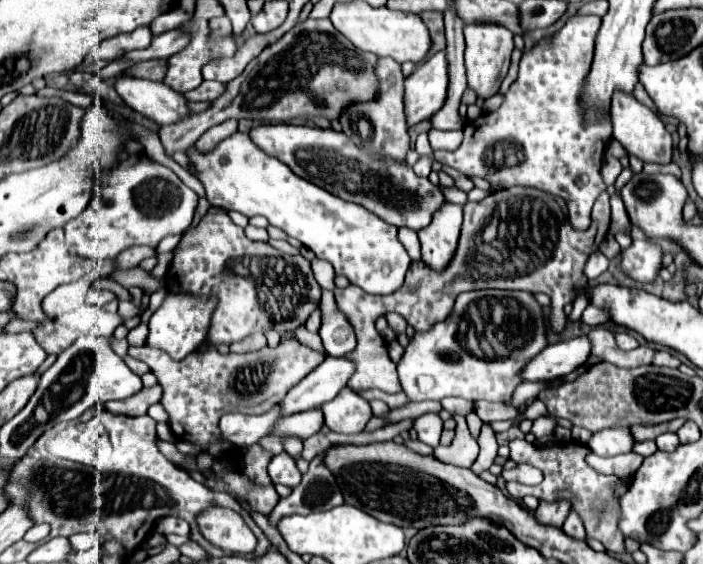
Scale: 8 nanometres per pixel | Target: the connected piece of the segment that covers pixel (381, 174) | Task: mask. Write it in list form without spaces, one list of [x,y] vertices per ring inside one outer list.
[[[267,124],[251,130],[251,140],[267,154],[279,158],[297,176],[325,188],[327,192],[365,206],[369,212],[377,214],[385,222],[397,228],[421,230],[429,226],[433,214],[443,206],[445,196],[439,186],[431,184],[427,178],[417,178],[411,166],[395,162],[385,156],[369,156],[363,152],[349,136],[333,128],[311,128],[299,124]]]

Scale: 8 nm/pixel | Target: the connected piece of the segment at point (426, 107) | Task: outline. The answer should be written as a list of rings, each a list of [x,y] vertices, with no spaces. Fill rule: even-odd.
[[[433,54],[409,78],[405,78],[405,118],[407,126],[429,120],[447,96],[447,64],[445,54]]]

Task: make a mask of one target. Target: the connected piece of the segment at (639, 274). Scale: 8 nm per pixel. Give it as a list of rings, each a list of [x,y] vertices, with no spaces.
[[[631,226],[633,244],[621,250],[621,272],[635,282],[653,282],[663,268],[661,246],[651,242],[649,236],[637,226]]]

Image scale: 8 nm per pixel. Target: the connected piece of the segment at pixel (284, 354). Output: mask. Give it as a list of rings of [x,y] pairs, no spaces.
[[[287,340],[275,348],[267,346],[249,354],[225,356],[217,350],[197,350],[183,358],[183,362],[171,362],[163,350],[151,350],[147,346],[131,346],[129,356],[143,360],[163,388],[161,404],[169,414],[169,428],[175,438],[199,442],[199,446],[207,446],[207,452],[213,458],[229,464],[237,464],[239,450],[233,450],[233,446],[215,446],[215,438],[219,438],[219,418],[227,412],[265,414],[291,386],[295,386],[295,382],[305,378],[319,362],[323,362],[321,354],[309,350],[297,340]]]

